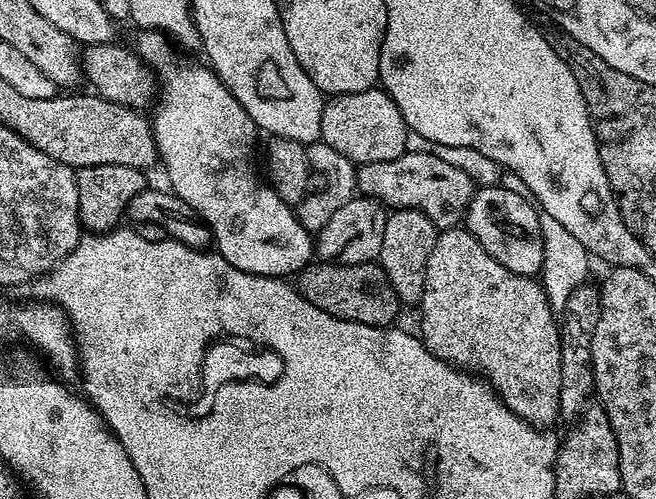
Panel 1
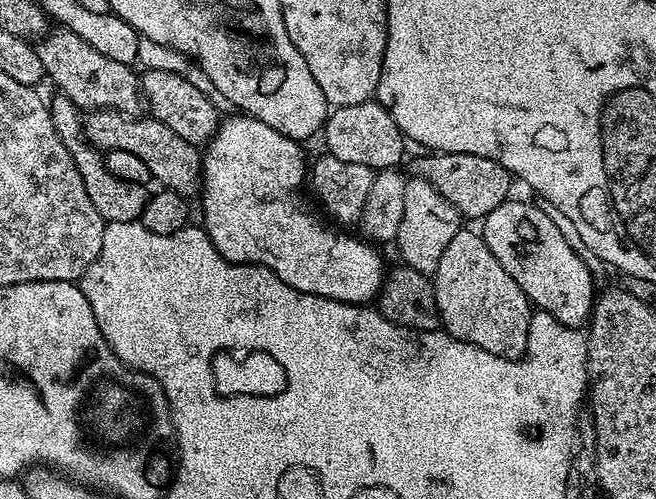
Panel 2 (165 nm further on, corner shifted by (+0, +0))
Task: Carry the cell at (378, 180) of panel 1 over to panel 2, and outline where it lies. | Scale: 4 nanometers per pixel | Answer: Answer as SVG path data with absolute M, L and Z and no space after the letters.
M438 152L424 156L416 156L412 160L413 177L430 182L438 194L442 194L459 210L465 221L483 221L484 217L494 210L503 200L509 199L508 192L514 185L512 173L507 172L498 162L490 158L482 158L478 154L458 154L457 152Z

